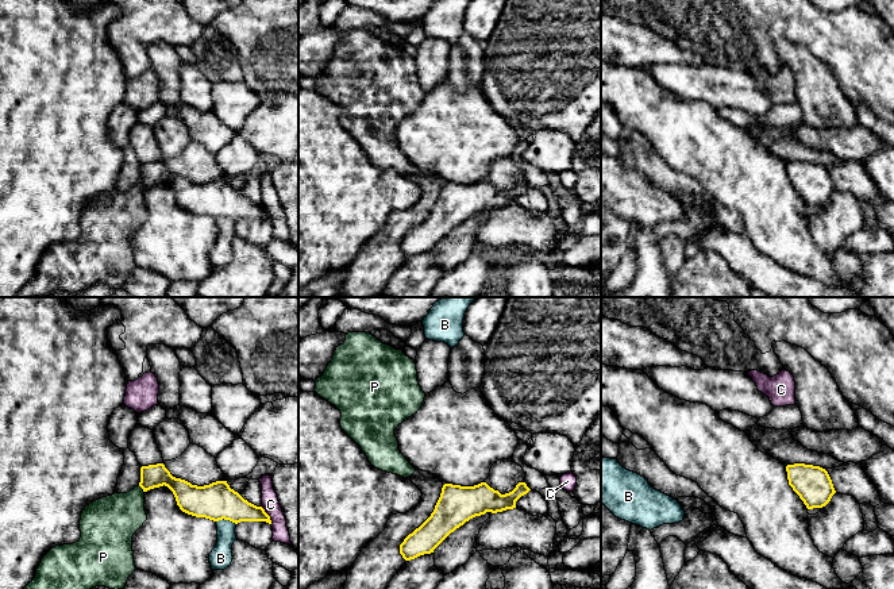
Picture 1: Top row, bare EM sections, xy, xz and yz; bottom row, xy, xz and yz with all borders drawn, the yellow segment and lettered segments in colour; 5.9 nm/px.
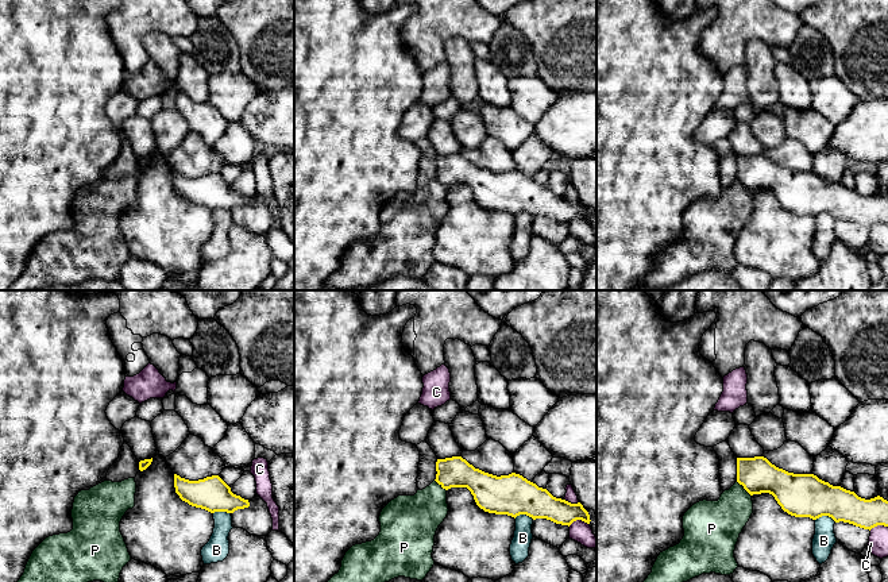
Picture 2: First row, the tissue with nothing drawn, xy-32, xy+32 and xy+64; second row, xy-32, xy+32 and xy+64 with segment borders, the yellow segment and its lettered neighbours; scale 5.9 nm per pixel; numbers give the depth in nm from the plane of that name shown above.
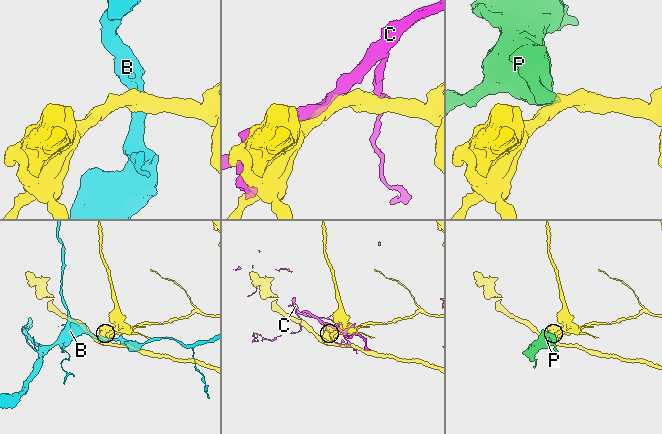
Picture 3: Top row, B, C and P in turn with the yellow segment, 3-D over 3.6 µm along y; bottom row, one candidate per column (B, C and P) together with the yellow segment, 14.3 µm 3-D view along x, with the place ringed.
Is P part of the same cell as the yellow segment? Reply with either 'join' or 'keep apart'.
keep apart

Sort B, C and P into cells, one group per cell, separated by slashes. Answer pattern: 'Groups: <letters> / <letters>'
Groups: B / C / P

